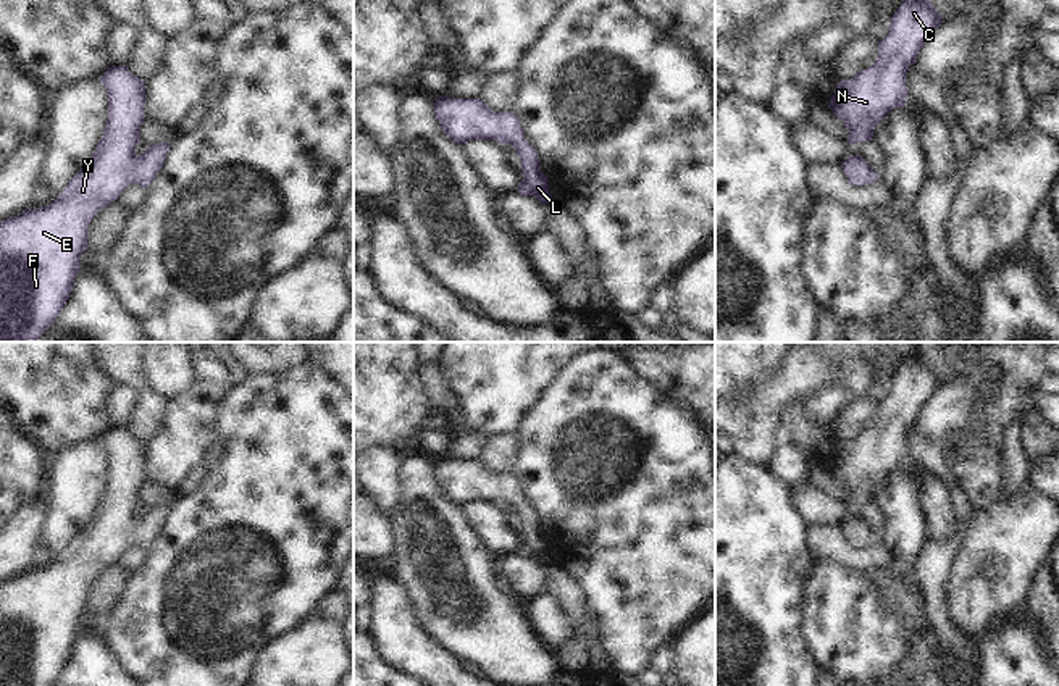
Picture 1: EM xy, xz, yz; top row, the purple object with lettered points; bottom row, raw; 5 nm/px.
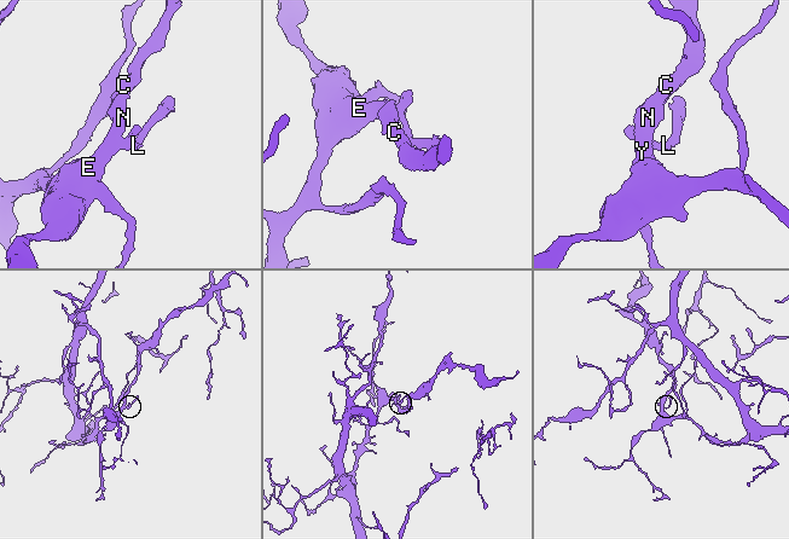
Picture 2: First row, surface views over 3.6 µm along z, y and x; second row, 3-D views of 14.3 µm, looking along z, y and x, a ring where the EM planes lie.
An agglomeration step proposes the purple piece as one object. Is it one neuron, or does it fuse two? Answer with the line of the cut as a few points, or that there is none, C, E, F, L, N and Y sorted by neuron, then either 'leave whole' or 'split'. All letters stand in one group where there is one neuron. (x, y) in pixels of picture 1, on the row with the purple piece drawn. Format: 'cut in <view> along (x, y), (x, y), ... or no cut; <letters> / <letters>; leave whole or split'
no cut; C E F L N Y; leave whole

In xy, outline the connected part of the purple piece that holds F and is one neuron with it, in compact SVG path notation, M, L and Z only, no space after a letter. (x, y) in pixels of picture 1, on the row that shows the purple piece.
M128 65L110 66L100 81L108 94L108 121L90 160L57 200L0 223L0 342L36 342L57 320L79 273L90 221L102 208L118 200L129 184L147 189L171 147L158 142L140 157L136 155L147 95L145 82L134 76Z

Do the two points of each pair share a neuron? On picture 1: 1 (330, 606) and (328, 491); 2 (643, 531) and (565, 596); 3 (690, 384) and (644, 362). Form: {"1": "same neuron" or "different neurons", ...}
{"1": "different neurons", "2": "different neurons", "3": "same neuron"}

